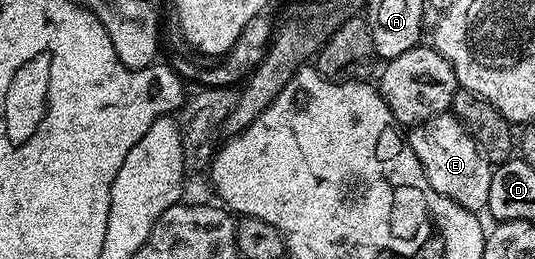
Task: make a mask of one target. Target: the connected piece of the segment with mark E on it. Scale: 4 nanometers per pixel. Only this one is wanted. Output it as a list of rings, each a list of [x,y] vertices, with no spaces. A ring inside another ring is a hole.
[[[438,115],[427,119],[422,125],[414,125],[408,130],[407,140],[431,187],[435,187],[439,195],[459,203],[459,207],[471,213],[480,214],[488,206],[494,166],[481,154],[477,142],[456,117]]]

